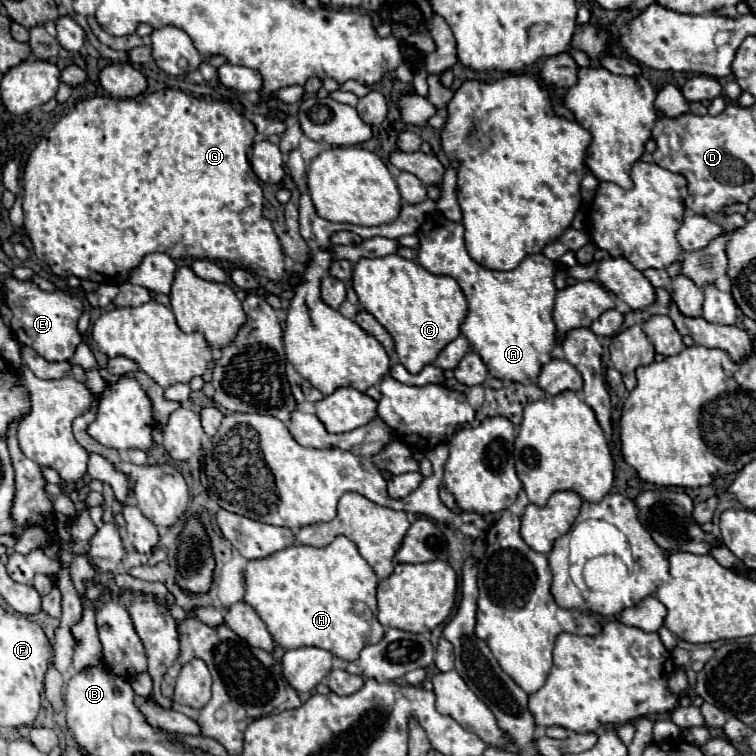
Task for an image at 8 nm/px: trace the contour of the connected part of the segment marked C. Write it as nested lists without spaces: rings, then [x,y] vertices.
[[[398,255],[378,259],[364,257],[354,265],[352,287],[360,305],[392,335],[398,359],[410,373],[420,373],[424,365],[432,363],[438,353],[460,335],[468,301],[458,283],[448,275],[434,275],[416,261]]]

